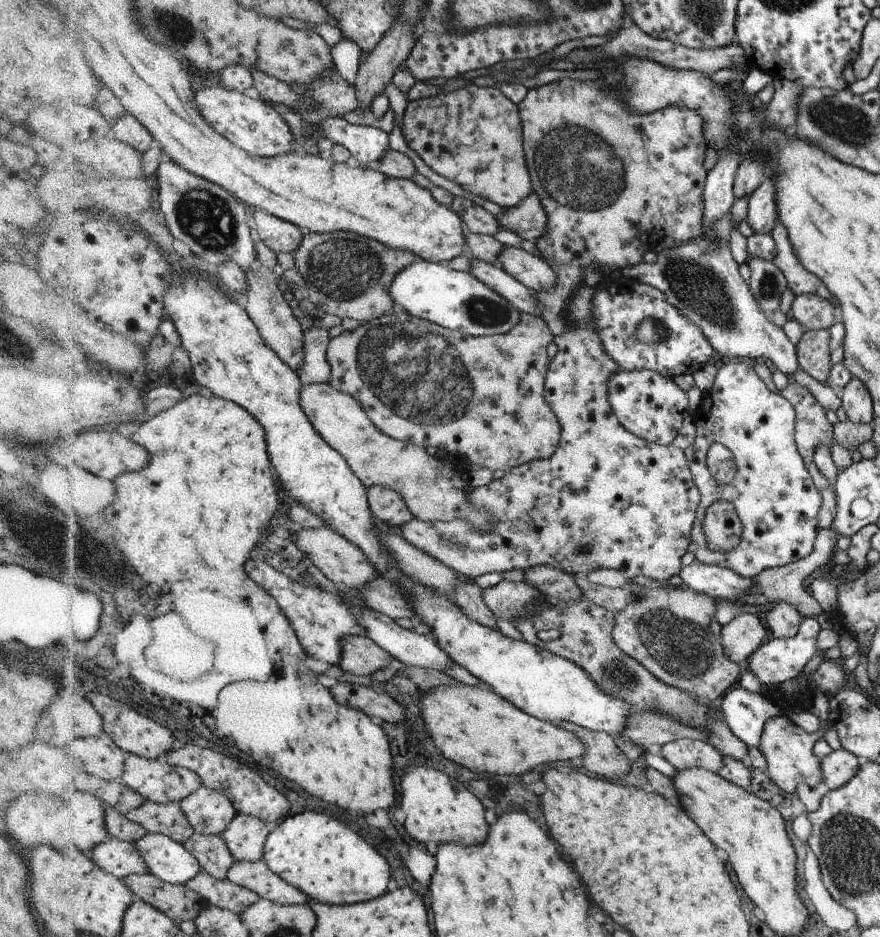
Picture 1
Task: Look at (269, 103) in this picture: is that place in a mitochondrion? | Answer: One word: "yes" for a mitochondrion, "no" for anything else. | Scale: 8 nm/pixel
no

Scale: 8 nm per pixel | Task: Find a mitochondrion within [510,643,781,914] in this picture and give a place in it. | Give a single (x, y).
(618, 676)

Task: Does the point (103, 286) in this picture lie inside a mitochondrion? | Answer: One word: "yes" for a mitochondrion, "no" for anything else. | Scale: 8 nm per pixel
yes

